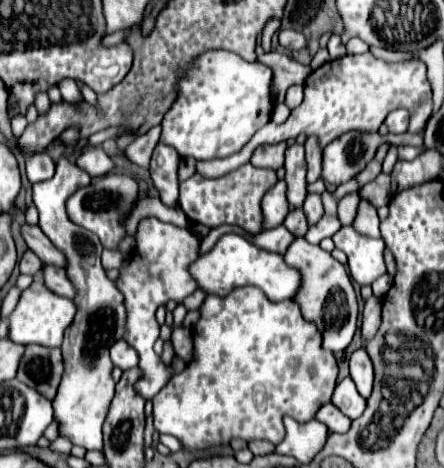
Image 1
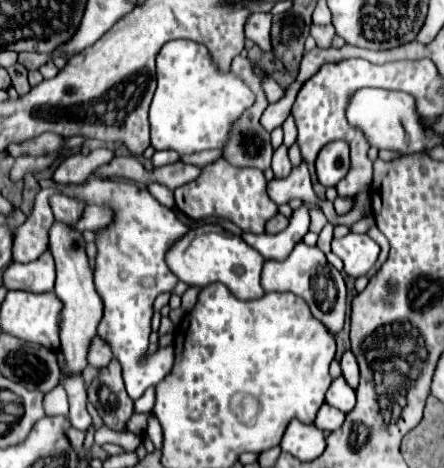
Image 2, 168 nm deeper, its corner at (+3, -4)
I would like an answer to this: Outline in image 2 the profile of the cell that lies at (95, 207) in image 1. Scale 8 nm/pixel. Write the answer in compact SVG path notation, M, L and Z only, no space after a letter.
M57 194L51 198L51 208L53 208L55 218L65 224L77 224L79 218L83 216L85 206L87 202L71 198L71 196L63 196L63 194Z

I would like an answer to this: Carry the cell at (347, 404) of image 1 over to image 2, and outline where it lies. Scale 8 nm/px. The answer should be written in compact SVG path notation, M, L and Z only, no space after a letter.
M339 376L339 378L335 378L335 380L331 382L325 400L327 400L333 408L339 408L339 410L345 412L345 414L349 414L349 412L355 408L355 402L357 402L355 390L349 388L349 384L345 382L343 376Z

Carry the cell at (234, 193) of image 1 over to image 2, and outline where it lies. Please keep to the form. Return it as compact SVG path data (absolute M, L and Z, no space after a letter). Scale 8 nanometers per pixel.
M217 160L215 164L205 166L201 176L175 190L175 206L185 216L199 220L205 216L221 216L237 224L243 232L263 234L265 224L277 214L277 206L267 196L267 180L261 170L255 168L237 168L227 160Z

